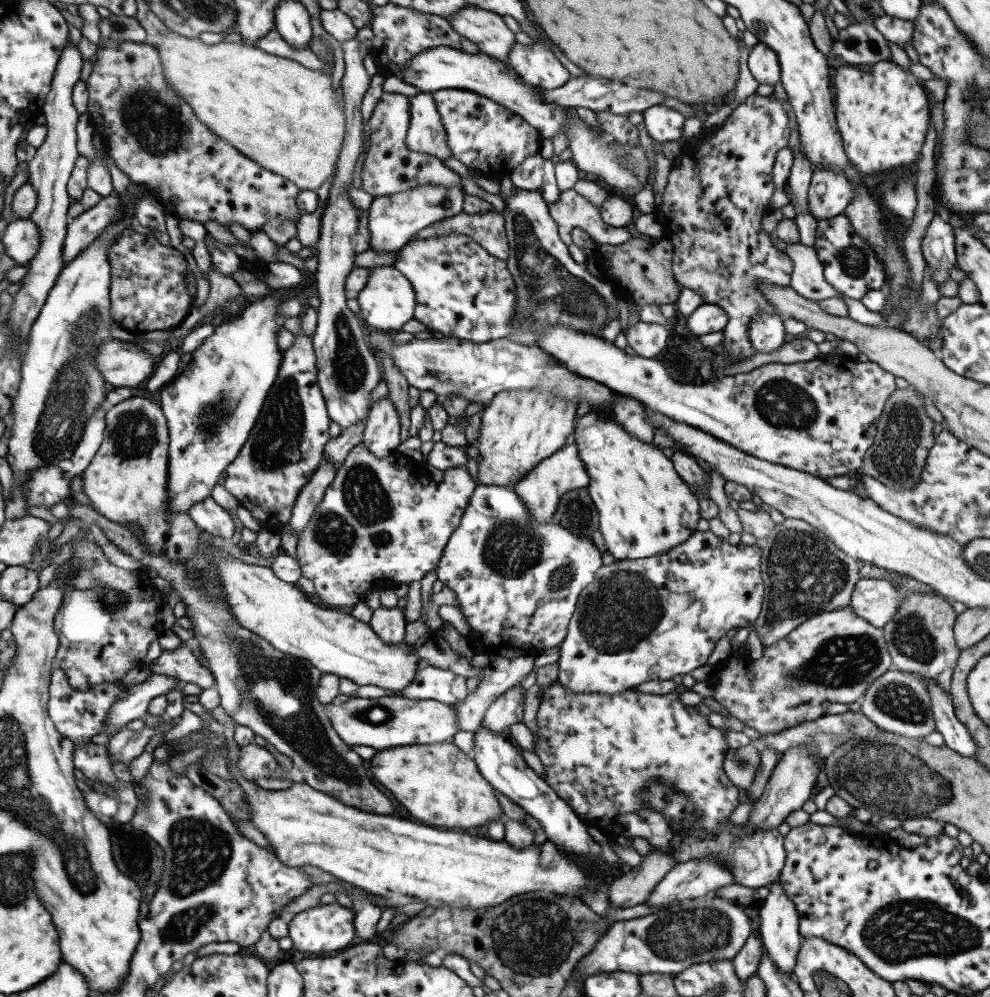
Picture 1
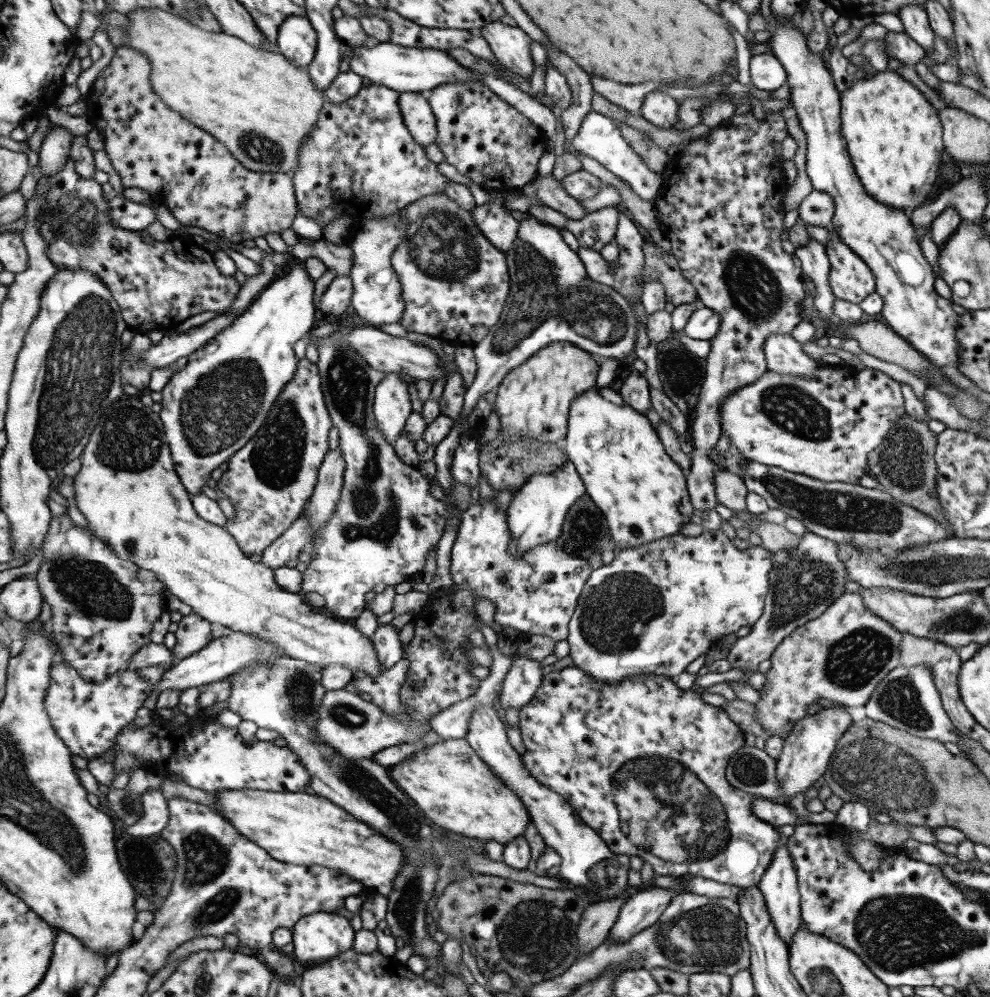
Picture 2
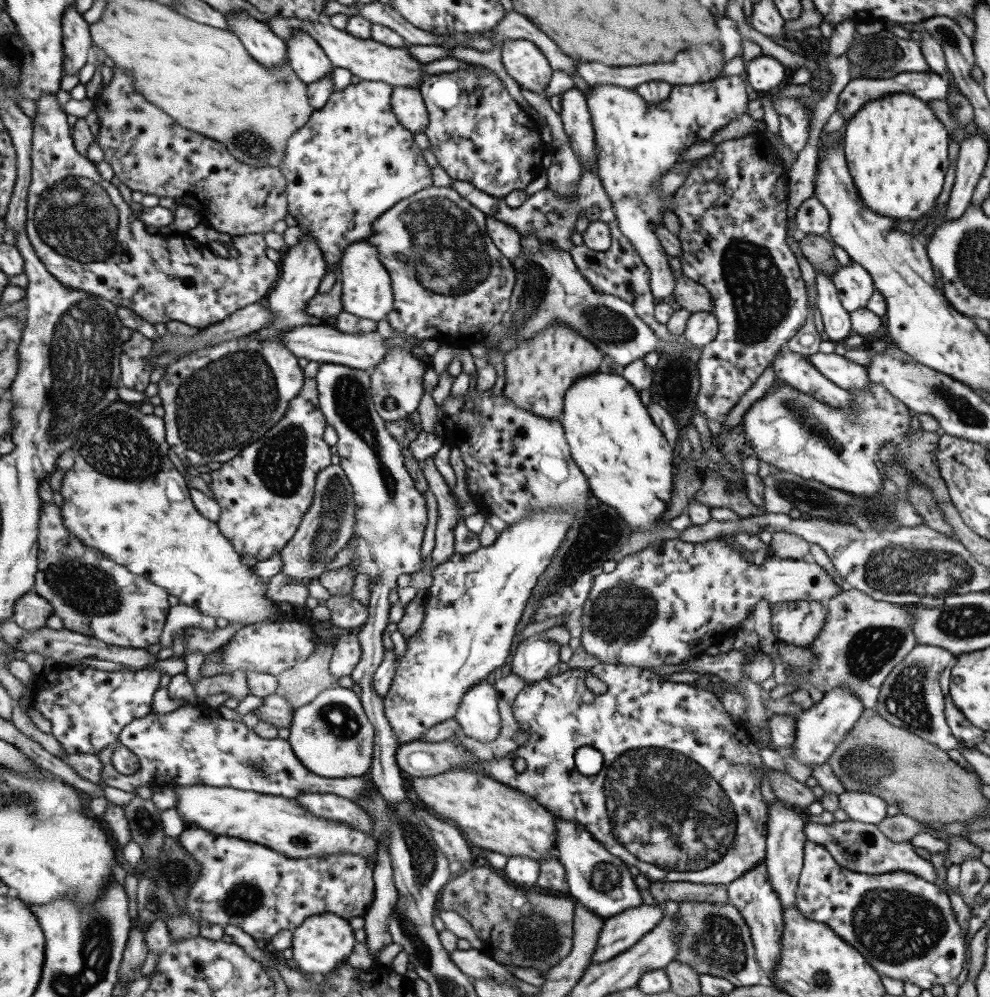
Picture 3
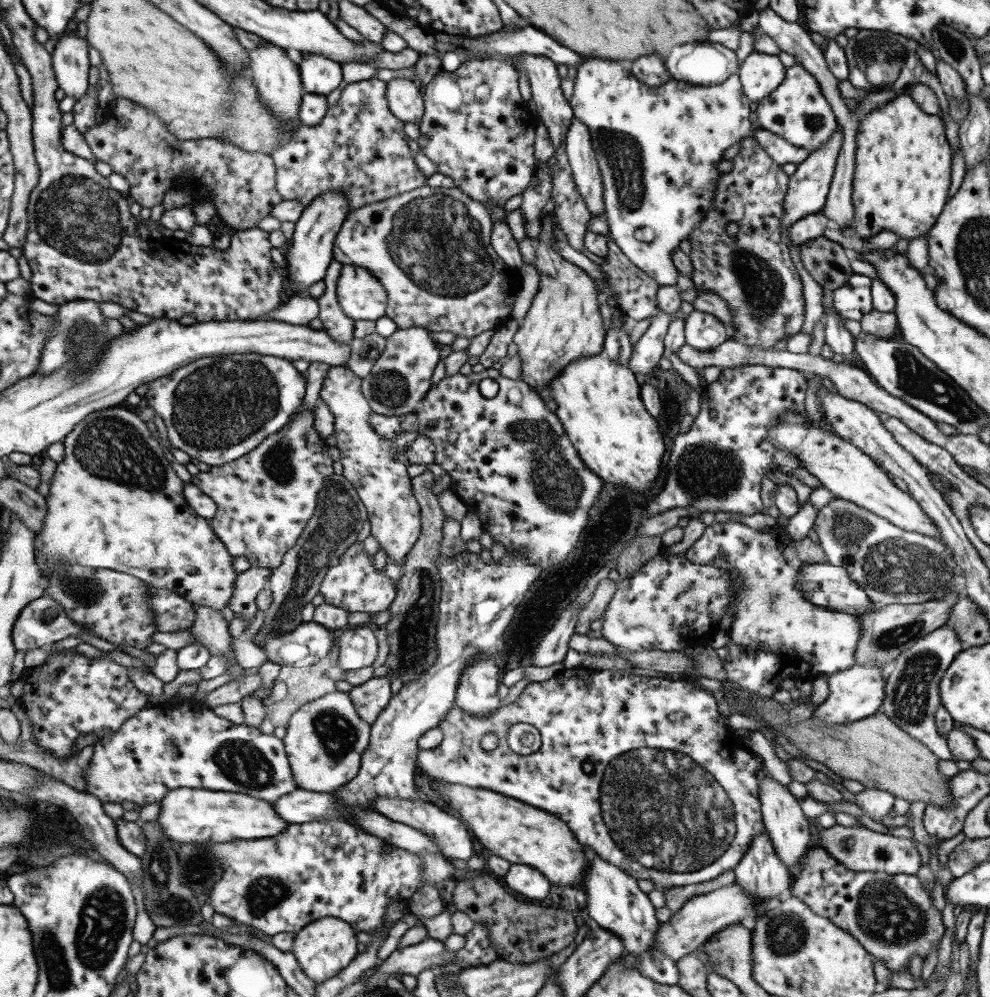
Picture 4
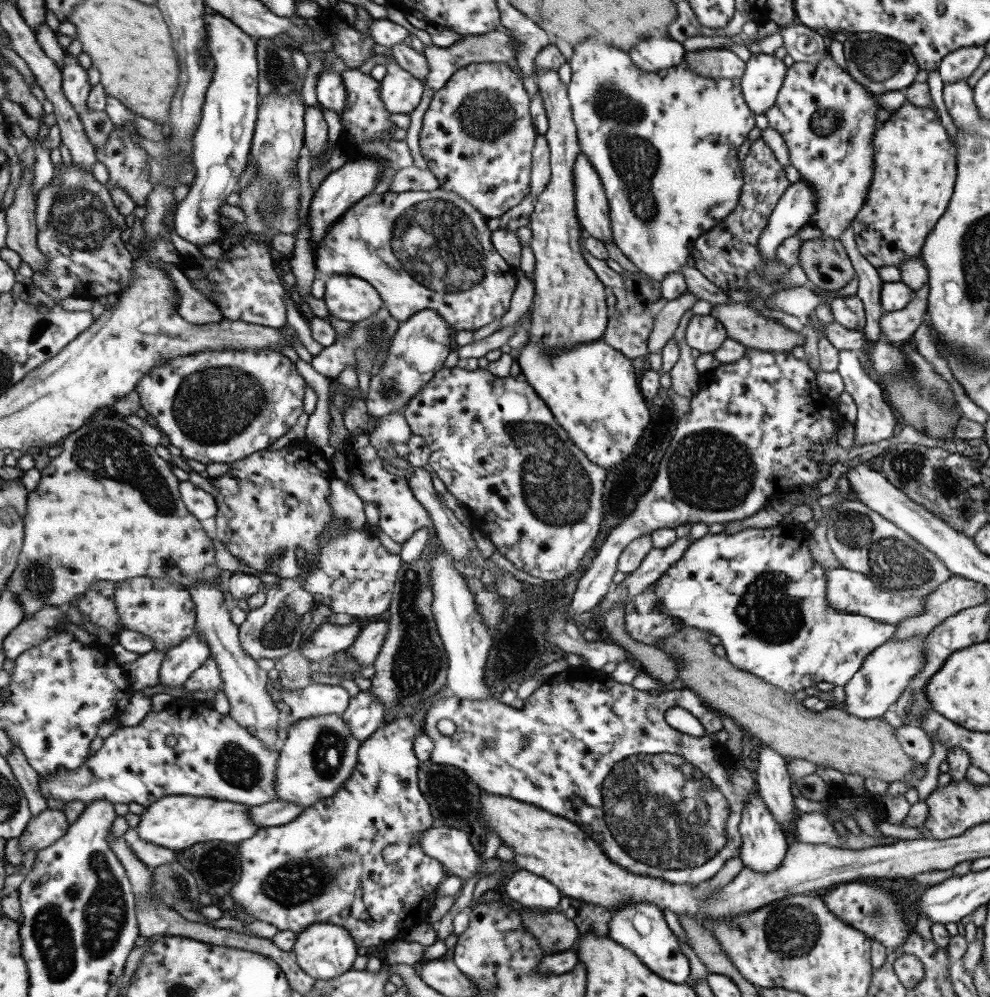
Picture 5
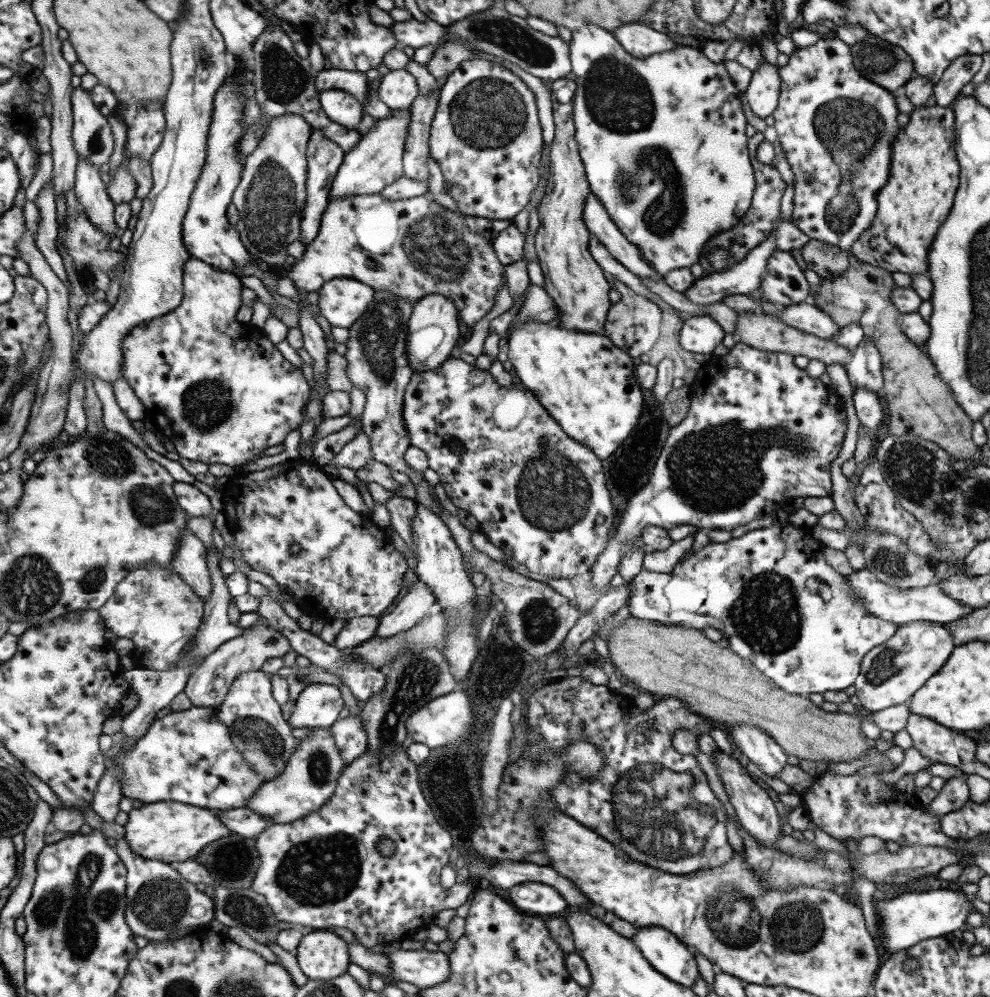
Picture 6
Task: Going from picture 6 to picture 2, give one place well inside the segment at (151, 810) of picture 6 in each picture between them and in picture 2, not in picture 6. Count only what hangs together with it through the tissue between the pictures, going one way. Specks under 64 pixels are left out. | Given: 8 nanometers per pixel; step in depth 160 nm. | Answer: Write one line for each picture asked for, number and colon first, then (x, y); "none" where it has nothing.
2: (297, 829)
3: (274, 822)
4: (186, 815)
5: (173, 822)

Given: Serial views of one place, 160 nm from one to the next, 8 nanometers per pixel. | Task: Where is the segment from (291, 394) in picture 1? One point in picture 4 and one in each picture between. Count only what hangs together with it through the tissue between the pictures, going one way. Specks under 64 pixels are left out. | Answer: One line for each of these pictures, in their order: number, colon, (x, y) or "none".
2: (268, 481)
3: (263, 492)
4: (263, 499)

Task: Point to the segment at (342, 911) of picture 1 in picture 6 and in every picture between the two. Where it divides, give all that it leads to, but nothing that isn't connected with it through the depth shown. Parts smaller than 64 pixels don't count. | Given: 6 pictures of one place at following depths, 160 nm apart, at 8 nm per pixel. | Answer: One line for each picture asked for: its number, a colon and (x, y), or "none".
2: (318, 937)
3: (322, 942)
4: (322, 947)
5: (323, 951)
6: (321, 954)

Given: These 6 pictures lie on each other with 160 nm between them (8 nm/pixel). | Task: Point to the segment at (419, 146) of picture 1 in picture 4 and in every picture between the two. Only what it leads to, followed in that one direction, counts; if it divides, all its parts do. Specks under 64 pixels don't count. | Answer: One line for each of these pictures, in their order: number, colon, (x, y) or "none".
2: (416, 113)
3: (406, 103)
4: (404, 100)

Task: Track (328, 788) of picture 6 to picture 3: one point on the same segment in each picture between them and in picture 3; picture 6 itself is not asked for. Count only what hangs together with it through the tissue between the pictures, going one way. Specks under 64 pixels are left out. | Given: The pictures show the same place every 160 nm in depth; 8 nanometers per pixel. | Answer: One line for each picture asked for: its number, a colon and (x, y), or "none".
3: (330, 735)
4: (324, 739)
5: (319, 753)

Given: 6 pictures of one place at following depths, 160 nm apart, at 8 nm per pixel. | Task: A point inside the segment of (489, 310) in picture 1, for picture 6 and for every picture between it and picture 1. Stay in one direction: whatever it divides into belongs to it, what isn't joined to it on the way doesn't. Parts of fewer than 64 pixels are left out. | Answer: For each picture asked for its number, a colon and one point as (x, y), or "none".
2: (454, 282)
3: (449, 282)
4: (429, 247)
5: (418, 250)
6: (410, 248)

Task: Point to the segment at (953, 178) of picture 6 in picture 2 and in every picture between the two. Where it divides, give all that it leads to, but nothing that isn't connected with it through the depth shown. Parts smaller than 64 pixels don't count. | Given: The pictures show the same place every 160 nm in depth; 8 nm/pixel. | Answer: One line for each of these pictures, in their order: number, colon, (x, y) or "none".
2: (893, 136)
3: (895, 148)
4: (901, 174)
5: (914, 163)

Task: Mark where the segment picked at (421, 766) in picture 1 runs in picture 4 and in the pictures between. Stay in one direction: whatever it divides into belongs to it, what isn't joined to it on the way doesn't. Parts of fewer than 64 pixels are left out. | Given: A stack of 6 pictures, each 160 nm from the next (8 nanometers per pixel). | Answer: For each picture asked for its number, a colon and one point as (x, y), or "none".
2: (451, 786)
3: (489, 815)
4: (521, 834)

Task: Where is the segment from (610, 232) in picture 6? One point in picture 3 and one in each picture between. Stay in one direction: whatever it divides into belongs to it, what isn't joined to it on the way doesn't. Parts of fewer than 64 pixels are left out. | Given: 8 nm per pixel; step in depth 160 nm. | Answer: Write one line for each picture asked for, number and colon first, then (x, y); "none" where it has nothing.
3: (574, 114)
4: (584, 170)
5: (591, 207)

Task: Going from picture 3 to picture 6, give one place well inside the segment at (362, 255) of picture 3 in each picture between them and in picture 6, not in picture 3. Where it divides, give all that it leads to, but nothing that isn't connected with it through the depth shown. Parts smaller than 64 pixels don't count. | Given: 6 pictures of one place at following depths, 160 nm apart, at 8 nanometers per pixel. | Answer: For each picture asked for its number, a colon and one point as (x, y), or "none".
4: (360, 296)
5: (348, 298)
6: (341, 301)

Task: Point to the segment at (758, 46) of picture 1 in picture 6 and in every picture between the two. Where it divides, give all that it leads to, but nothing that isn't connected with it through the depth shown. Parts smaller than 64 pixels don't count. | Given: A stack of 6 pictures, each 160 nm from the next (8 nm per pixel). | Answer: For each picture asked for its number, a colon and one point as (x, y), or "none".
2: (766, 72)
3: (764, 74)
4: (759, 74)
5: (763, 74)
6: (762, 91)

